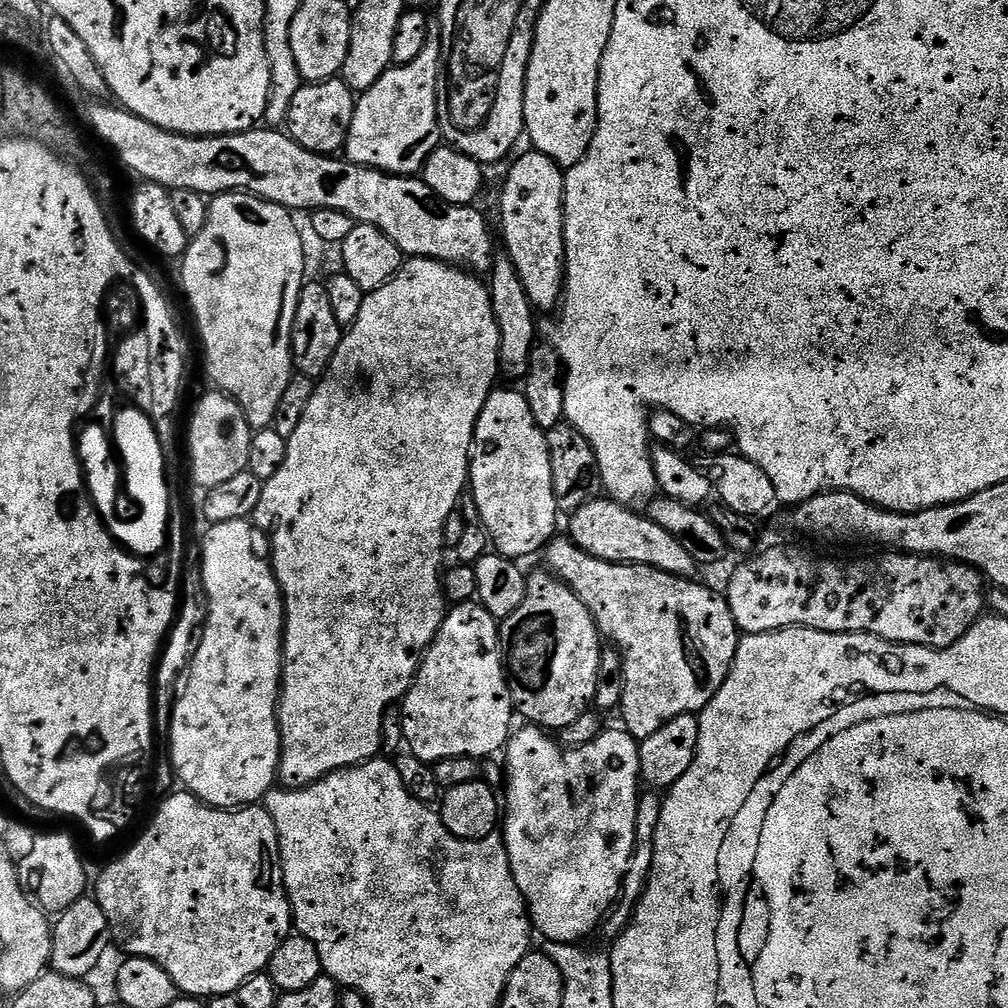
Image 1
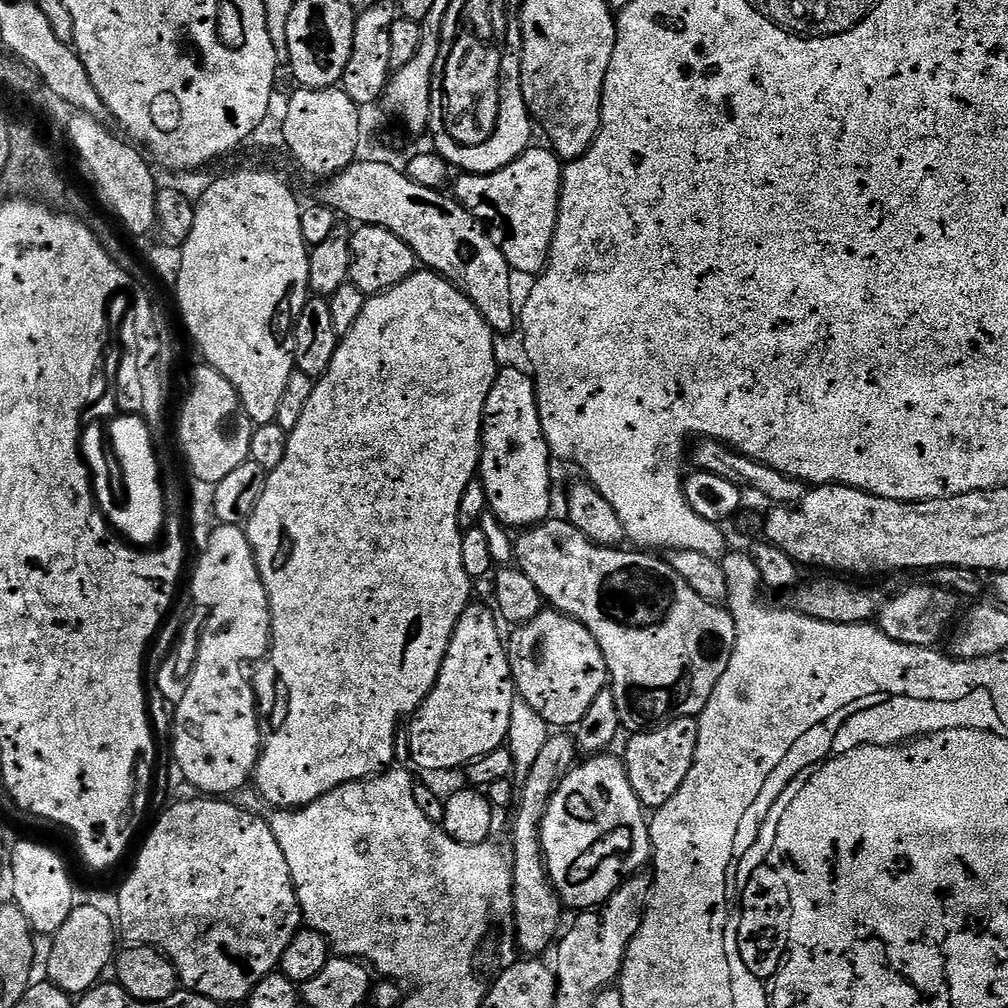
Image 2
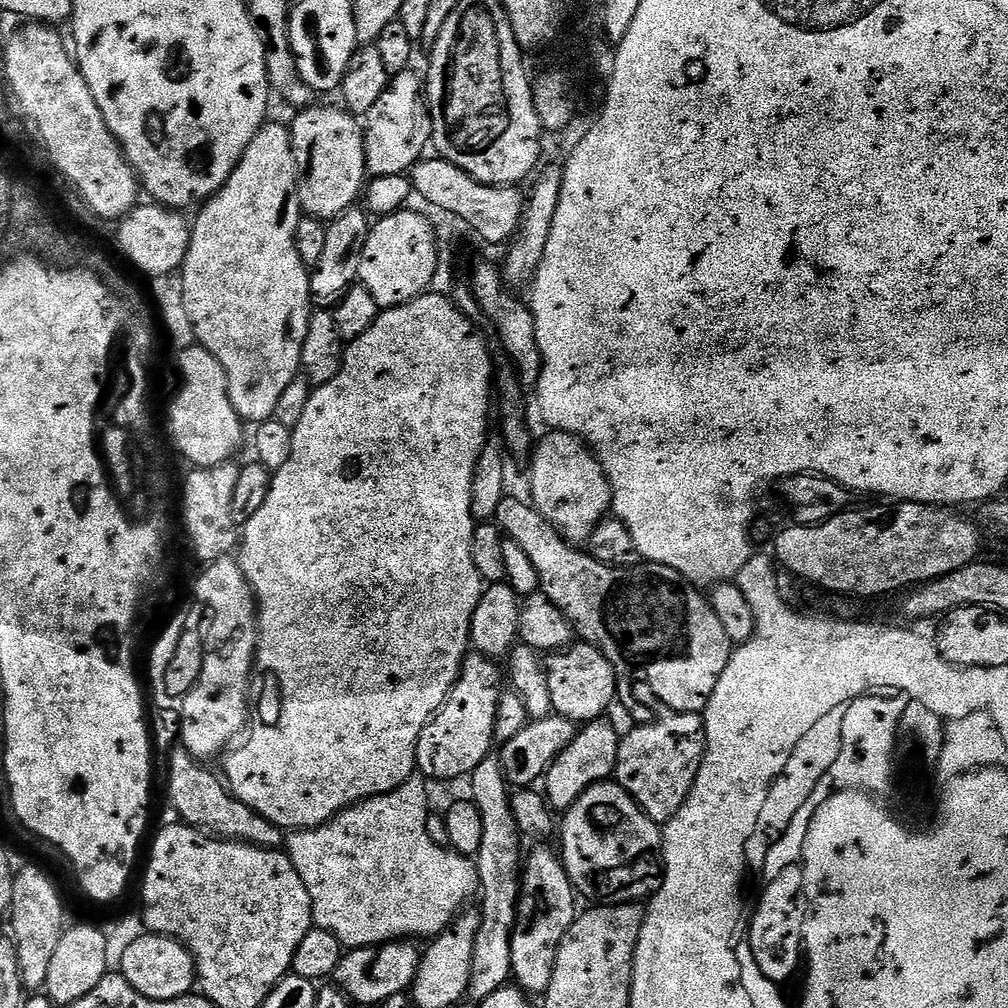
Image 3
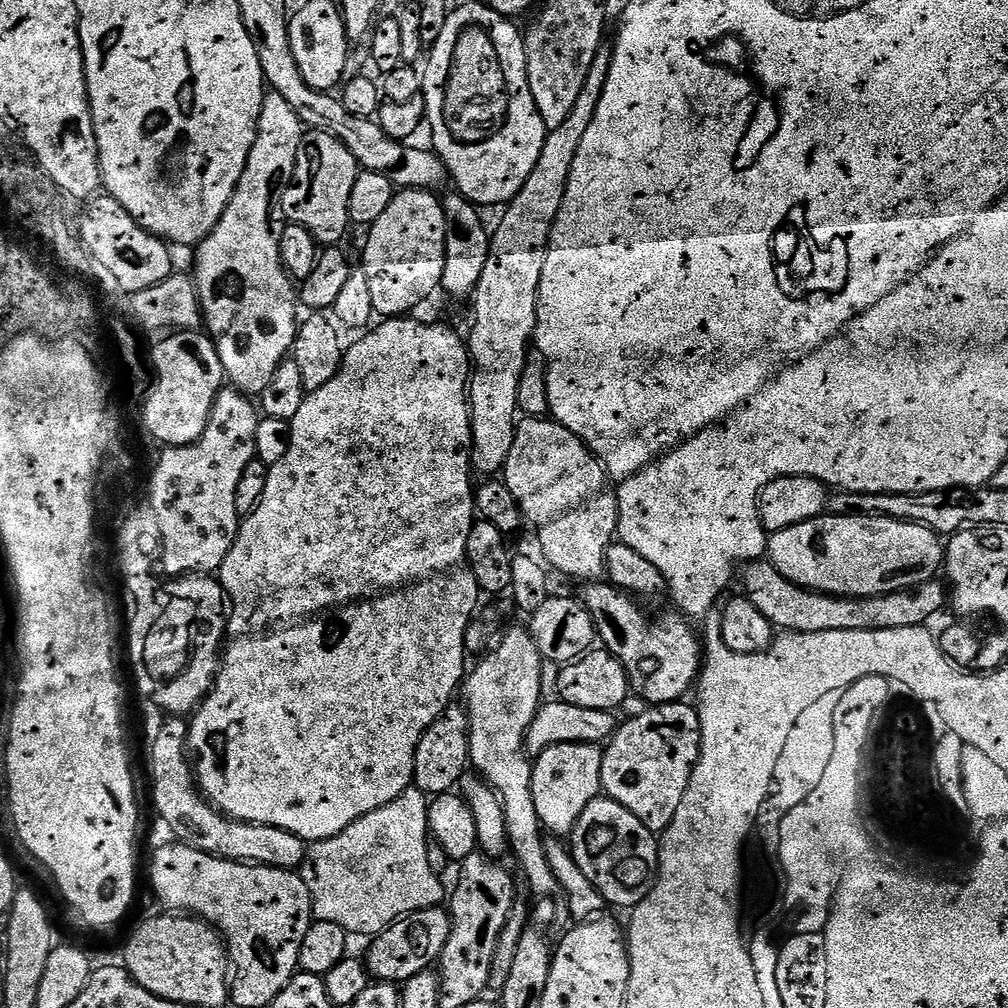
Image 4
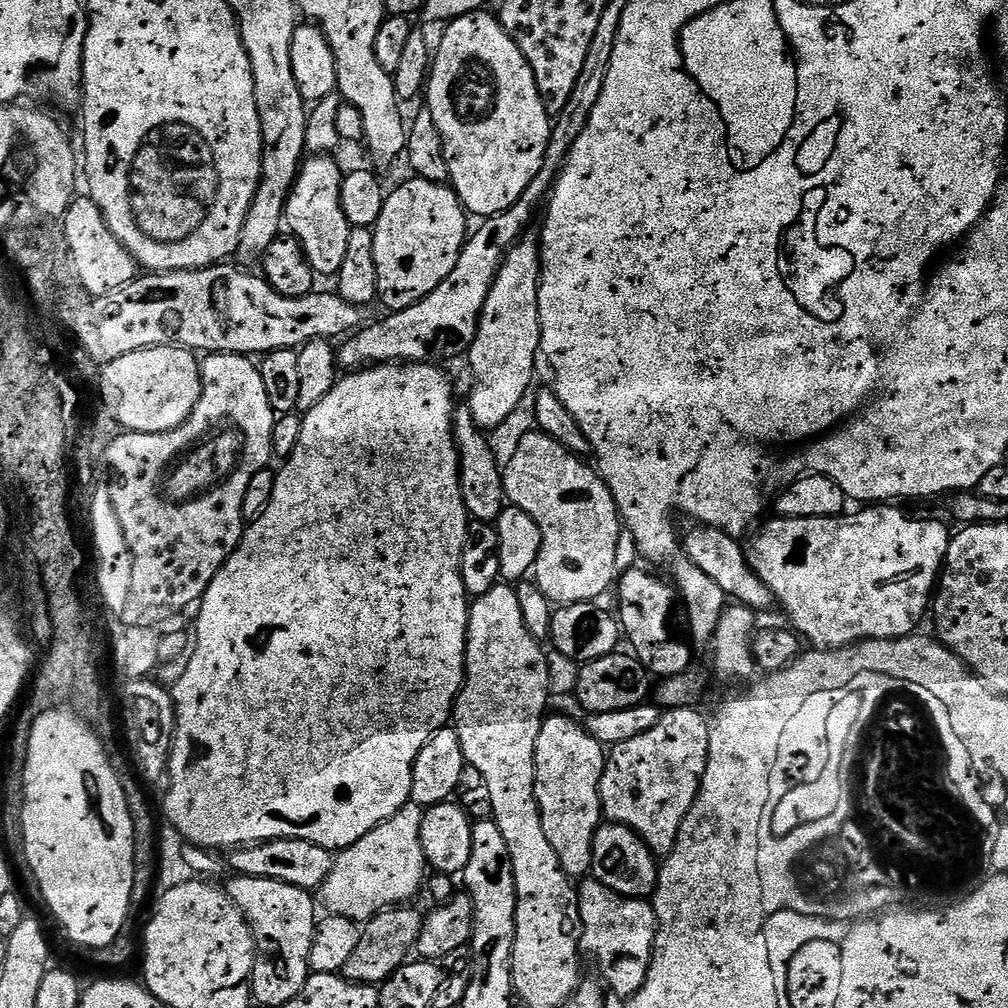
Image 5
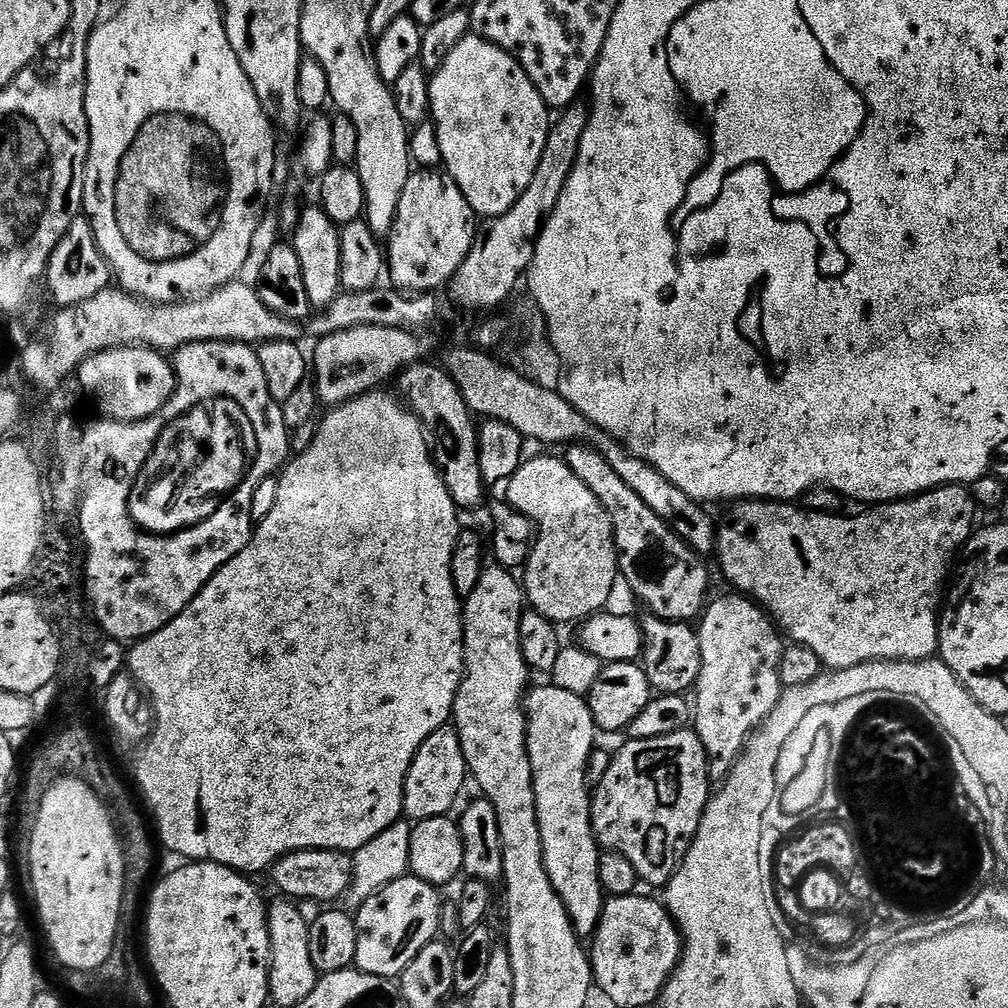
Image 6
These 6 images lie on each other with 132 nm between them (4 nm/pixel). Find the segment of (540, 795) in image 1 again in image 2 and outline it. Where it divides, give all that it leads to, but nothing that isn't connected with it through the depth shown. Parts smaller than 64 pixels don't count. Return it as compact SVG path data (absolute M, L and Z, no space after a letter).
M592 754L585 759L588 760L585 764L583 761L570 769L550 798L540 823L544 865L548 867L552 887L556 889L561 905L568 907L569 904L575 910L599 908L628 877L635 876L652 858L652 835L648 833L650 820L646 809L630 786L623 759L612 755Z

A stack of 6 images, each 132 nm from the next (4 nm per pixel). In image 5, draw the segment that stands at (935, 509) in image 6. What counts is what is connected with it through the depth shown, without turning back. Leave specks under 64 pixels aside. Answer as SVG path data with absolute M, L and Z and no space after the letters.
M864 506L861 512L856 512L853 516L848 516L849 514L841 514L839 516L832 516L832 517L804 517L804 518L796 518L796 517L784 517L777 515L774 520L765 519L763 523L759 525L760 533L757 534L756 537L753 538L752 541L747 541L746 544L746 551L748 553L748 565L752 567L754 570L754 574L758 574L758 578L762 578L762 582L766 582L766 586L770 586L770 590L772 591L775 603L777 605L781 604L784 607L784 612L788 615L787 623L791 625L793 629L805 641L808 640L813 649L816 650L835 650L838 648L846 648L850 644L859 644L862 640L900 640L904 636L911 636L913 633L917 631L916 628L920 624L920 615L927 613L930 608L930 601L933 599L934 596L934 589L937 587L938 581L942 575L942 569L944 567L944 561L948 558L948 542L950 539L950 531L948 532L948 528L946 525L943 524L940 520L915 520L914 517L911 516L908 512L903 512L900 509L900 506Z

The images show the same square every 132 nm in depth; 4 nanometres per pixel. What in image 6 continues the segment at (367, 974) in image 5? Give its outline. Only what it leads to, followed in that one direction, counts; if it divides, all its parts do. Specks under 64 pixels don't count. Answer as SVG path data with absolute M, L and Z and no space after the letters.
M406 875L390 882L378 894L359 905L355 913L358 930L358 950L355 967L366 974L399 977L414 962L414 958L440 931L442 896L437 885L422 882L414 875Z

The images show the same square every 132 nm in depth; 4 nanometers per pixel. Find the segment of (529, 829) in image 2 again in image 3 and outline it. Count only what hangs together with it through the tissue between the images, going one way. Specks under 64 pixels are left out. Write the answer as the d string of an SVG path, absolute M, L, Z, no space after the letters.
M548 846L533 847L536 849L529 856L527 853L523 857L522 871L519 873L520 894L516 905L516 923L510 942L511 979L528 994L543 994L550 986L558 946L578 915L578 896L572 880L566 874L564 862L553 849L551 852L544 847Z

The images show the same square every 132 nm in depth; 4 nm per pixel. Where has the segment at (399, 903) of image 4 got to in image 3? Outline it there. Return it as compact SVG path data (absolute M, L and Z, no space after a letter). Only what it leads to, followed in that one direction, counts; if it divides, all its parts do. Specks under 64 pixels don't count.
M413 774L404 784L399 784L394 790L390 790L381 796L371 796L369 800L361 800L358 804L351 804L350 807L333 816L325 824L316 828L305 828L296 830L287 837L286 855L291 858L294 870L298 870L298 878L306 886L312 903L312 922L315 927L332 932L334 938L345 949L371 948L377 944L387 944L405 938L417 938L416 936L428 936L435 938L452 923L454 911L452 912L452 900L464 900L473 891L477 891L476 866L469 857L461 856L459 852L443 844L430 842L430 834L426 834L426 818L430 815L429 806L424 798L426 794L425 781L419 775Z

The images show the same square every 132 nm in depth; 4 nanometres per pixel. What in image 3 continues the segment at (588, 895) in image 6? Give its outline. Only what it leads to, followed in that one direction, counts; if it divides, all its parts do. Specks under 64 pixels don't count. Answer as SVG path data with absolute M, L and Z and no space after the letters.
M604 718L587 721L577 731L570 746L566 746L566 750L556 756L544 773L542 792L553 809L566 810L591 784L607 781L615 773L621 733L616 732L615 726L607 724L606 721Z

